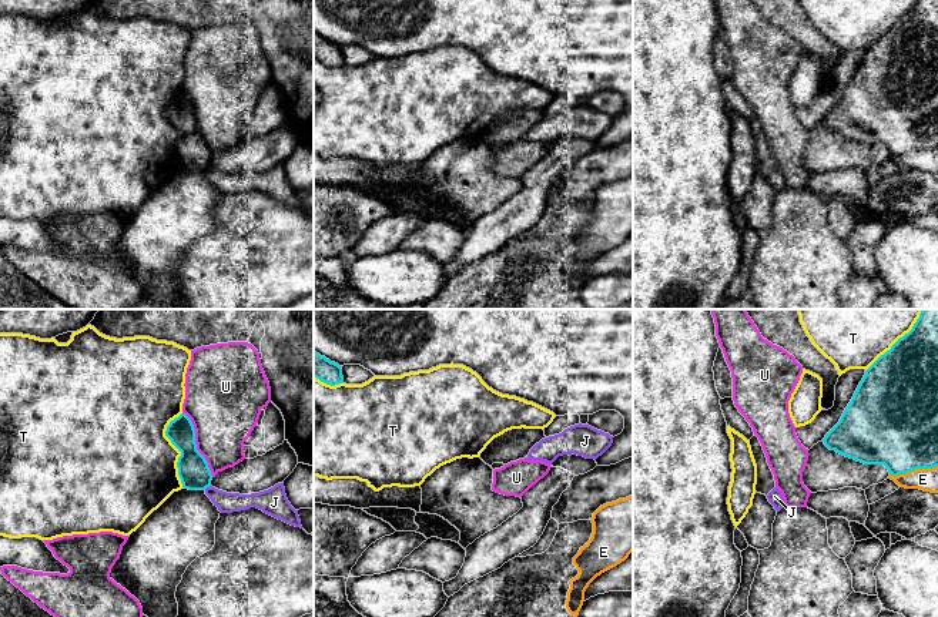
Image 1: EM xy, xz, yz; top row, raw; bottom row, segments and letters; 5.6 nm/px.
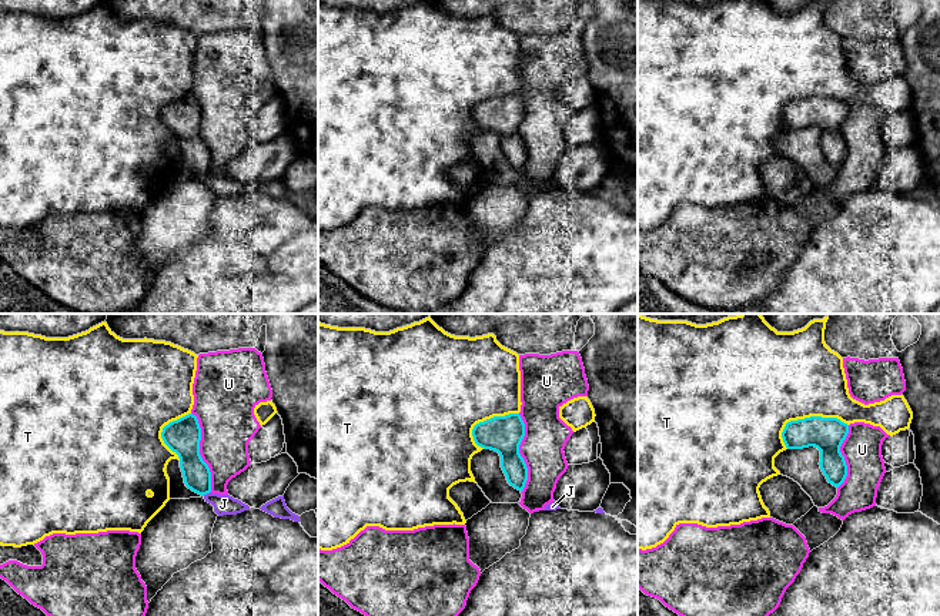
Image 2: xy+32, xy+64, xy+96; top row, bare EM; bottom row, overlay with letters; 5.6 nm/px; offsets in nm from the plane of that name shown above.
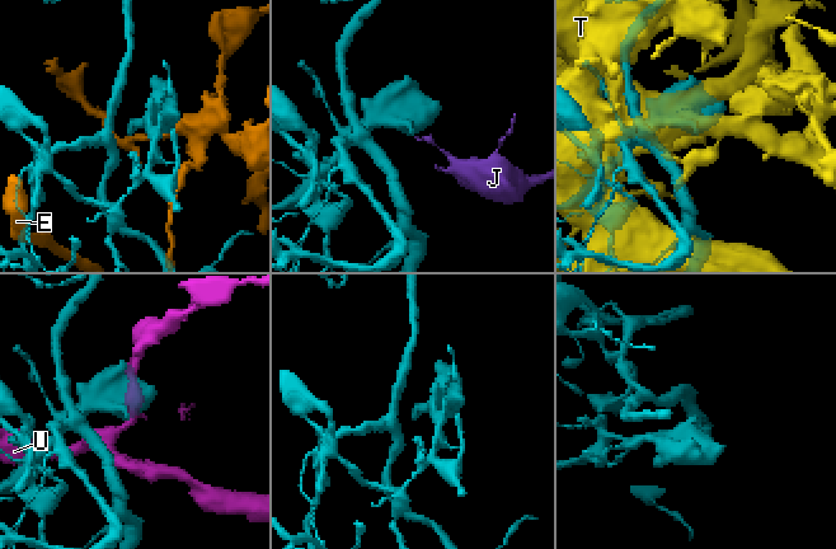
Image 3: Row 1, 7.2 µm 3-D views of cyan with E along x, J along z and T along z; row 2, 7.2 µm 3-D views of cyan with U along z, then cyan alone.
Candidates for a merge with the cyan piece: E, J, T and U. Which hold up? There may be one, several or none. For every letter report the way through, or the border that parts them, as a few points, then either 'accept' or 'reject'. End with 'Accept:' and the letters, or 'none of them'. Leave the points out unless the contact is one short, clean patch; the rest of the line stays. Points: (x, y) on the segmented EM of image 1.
E: reject
J: along xy (210, 485), (204, 489) | reject
T: reject
U: reject
Accept: none of them

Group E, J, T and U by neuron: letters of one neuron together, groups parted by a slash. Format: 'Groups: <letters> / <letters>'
Groups: E / J / T / U

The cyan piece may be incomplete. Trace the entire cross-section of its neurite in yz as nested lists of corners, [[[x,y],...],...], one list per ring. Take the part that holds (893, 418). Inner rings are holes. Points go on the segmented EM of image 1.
[[[922,309],[912,329],[865,370],[840,422],[823,442],[864,465],[884,465],[892,476],[938,466],[938,309]]]

